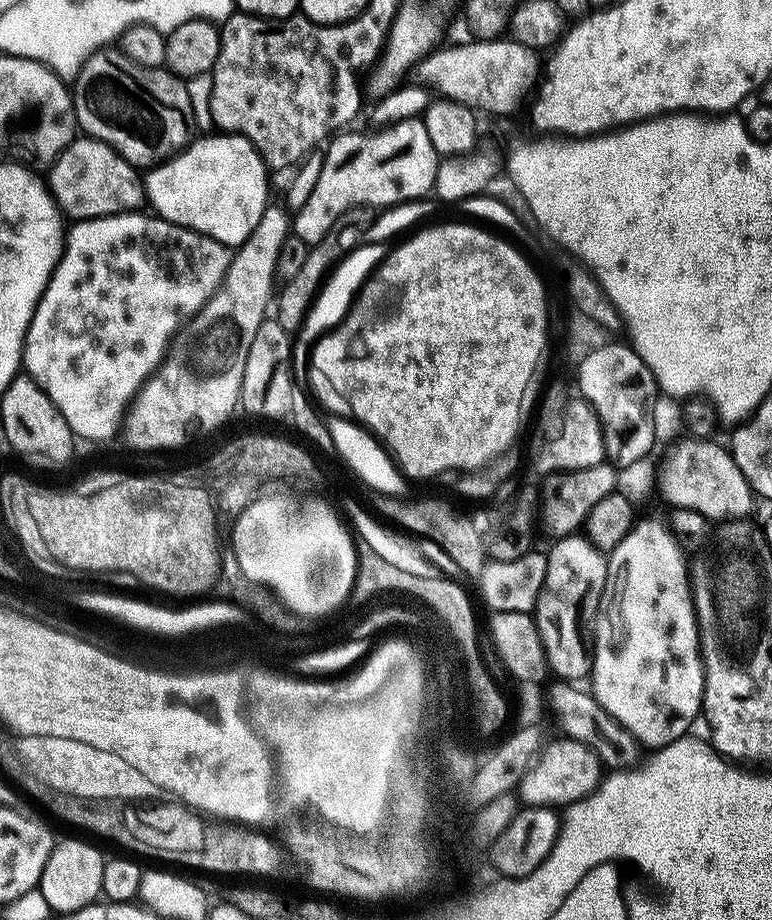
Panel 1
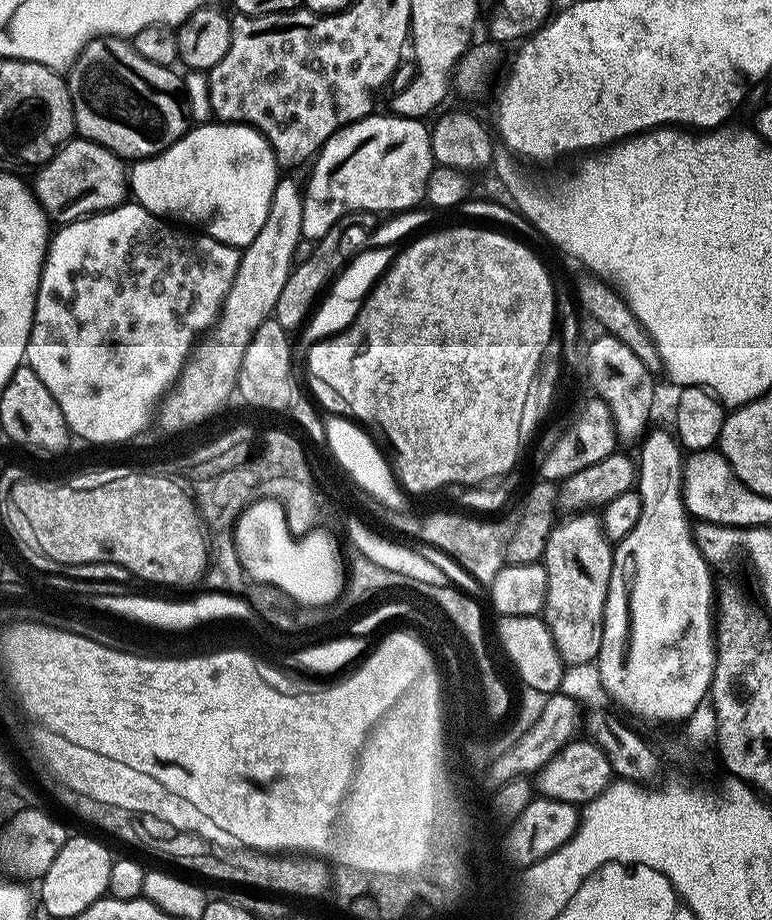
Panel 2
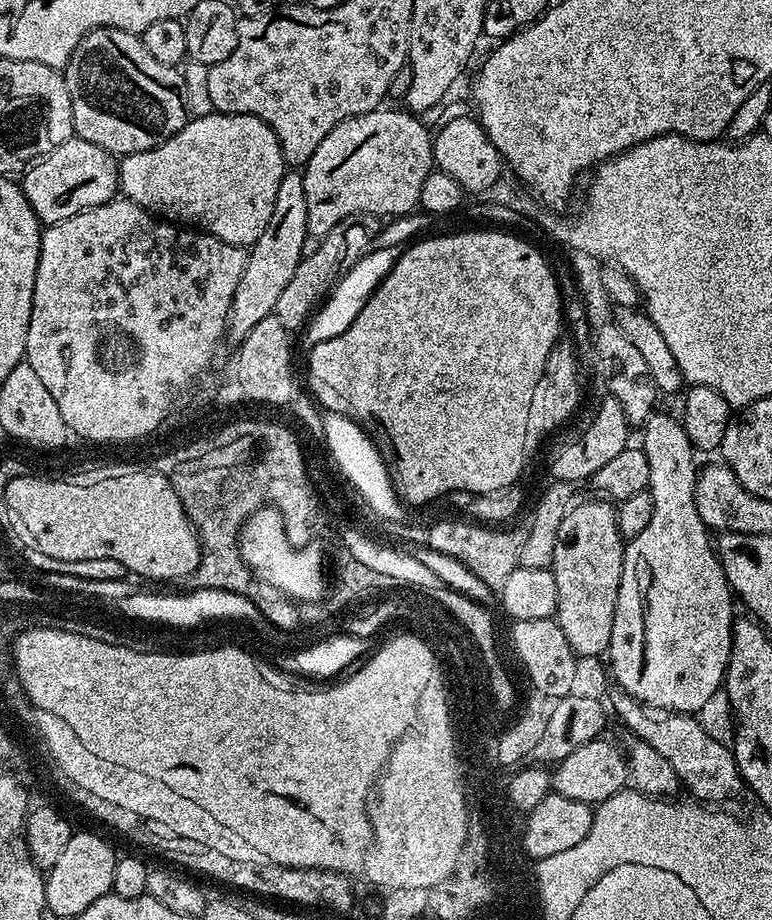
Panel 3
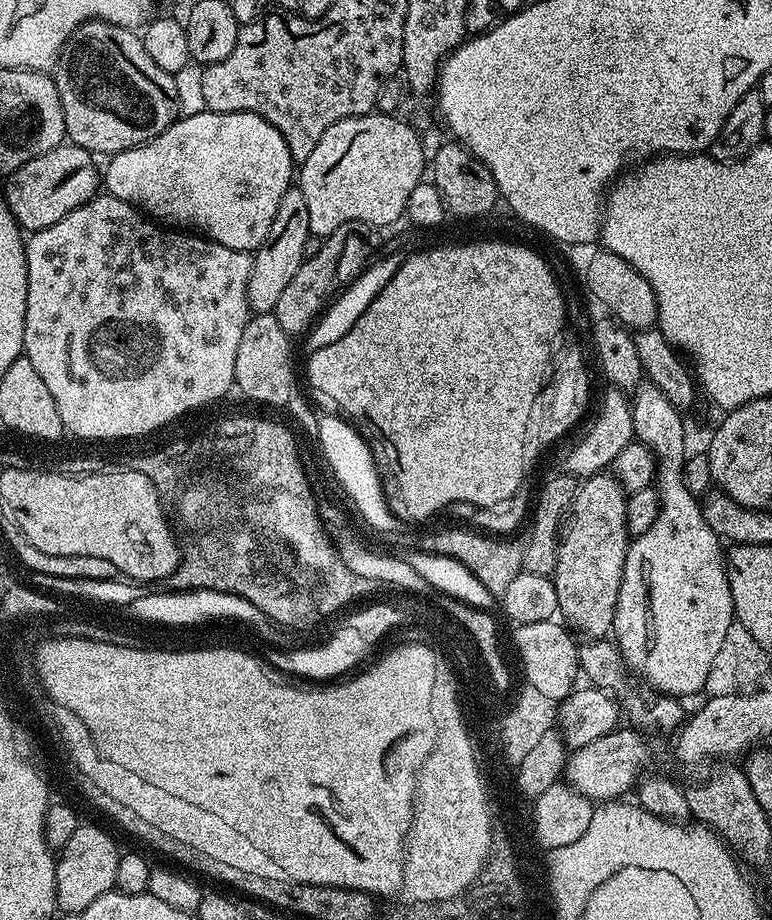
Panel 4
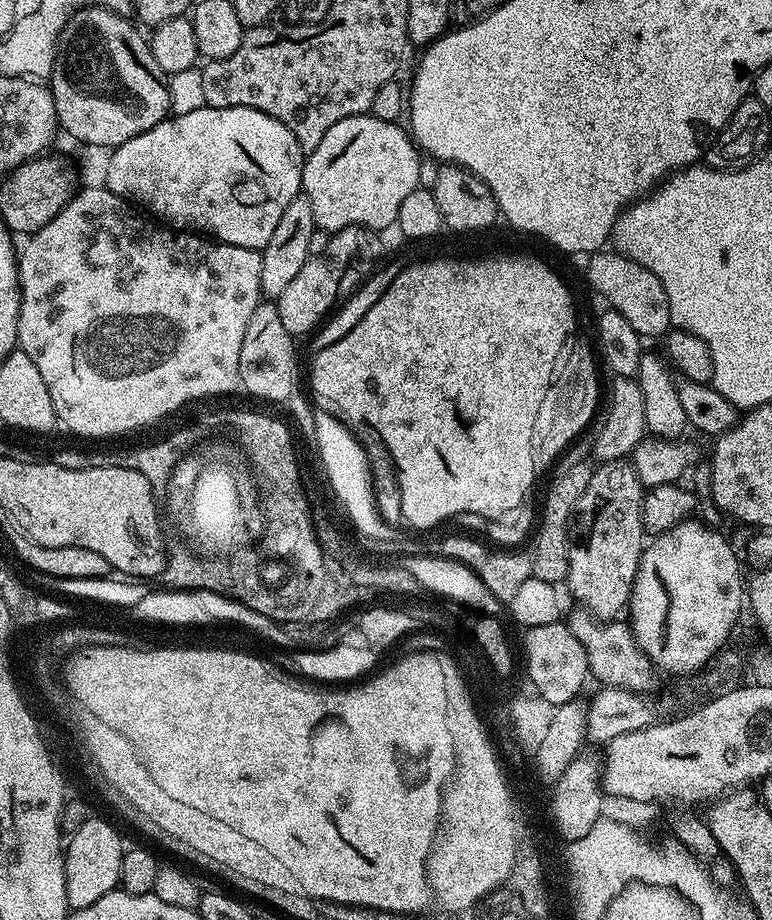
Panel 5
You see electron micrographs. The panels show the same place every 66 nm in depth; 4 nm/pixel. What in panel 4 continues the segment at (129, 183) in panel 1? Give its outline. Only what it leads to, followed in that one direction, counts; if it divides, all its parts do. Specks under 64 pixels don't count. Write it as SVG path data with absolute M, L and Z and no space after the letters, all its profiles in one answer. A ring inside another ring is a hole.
M65 142L54 150L26 162L17 172L11 173L9 180L12 181L9 182L8 189L2 192L2 196L7 200L17 224L25 233L41 232L46 230L46 226L54 226L54 222L66 218L70 210L82 206L97 195L102 184L102 172L100 168L96 169L96 164L92 160L95 160L93 153L71 142Z

